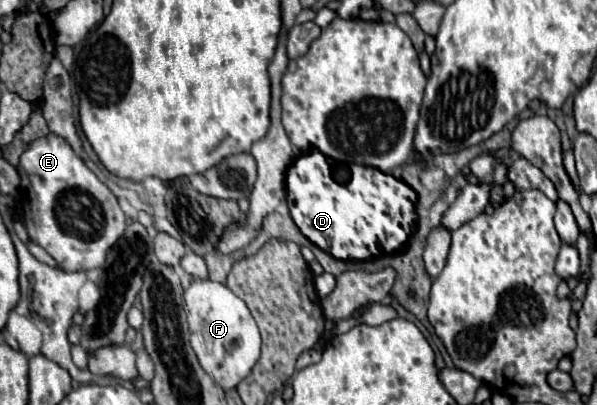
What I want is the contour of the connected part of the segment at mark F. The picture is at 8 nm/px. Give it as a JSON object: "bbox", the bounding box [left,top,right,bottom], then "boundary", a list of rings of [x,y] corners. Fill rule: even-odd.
{"bbox":[183,279,261,389],"boundary":[[[193,279],[183,295],[183,309],[187,313],[191,347],[201,363],[201,367],[217,383],[231,381],[223,387],[233,389],[233,383],[245,379],[261,353],[261,337],[243,299],[239,299],[227,285],[215,281]],[[229,373],[229,375],[221,375]]]}

